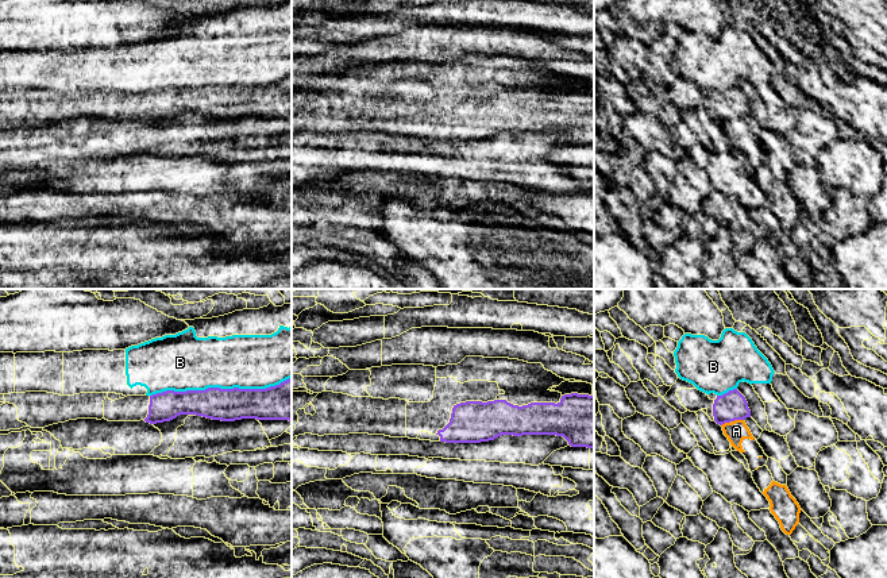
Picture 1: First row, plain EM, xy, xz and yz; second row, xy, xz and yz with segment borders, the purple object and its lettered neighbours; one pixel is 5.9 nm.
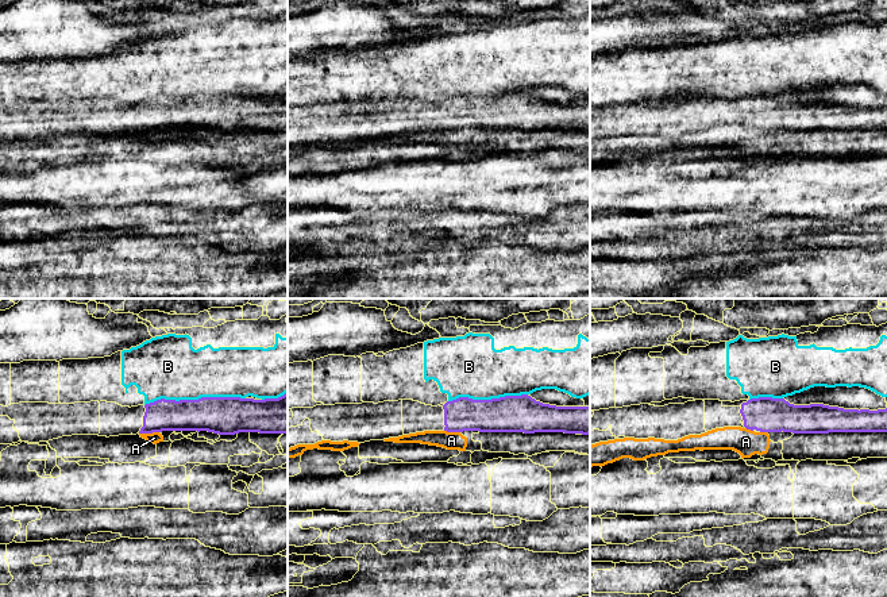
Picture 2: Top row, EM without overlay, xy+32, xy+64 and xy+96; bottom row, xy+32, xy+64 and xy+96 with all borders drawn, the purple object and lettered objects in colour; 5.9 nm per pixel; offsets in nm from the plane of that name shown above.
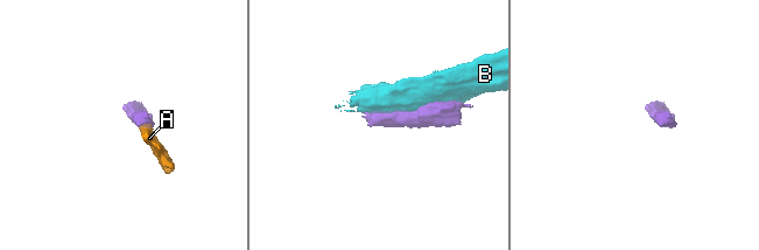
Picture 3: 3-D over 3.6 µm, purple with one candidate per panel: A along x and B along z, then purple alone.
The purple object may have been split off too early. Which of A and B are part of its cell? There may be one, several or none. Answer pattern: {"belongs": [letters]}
{"belongs": []}

